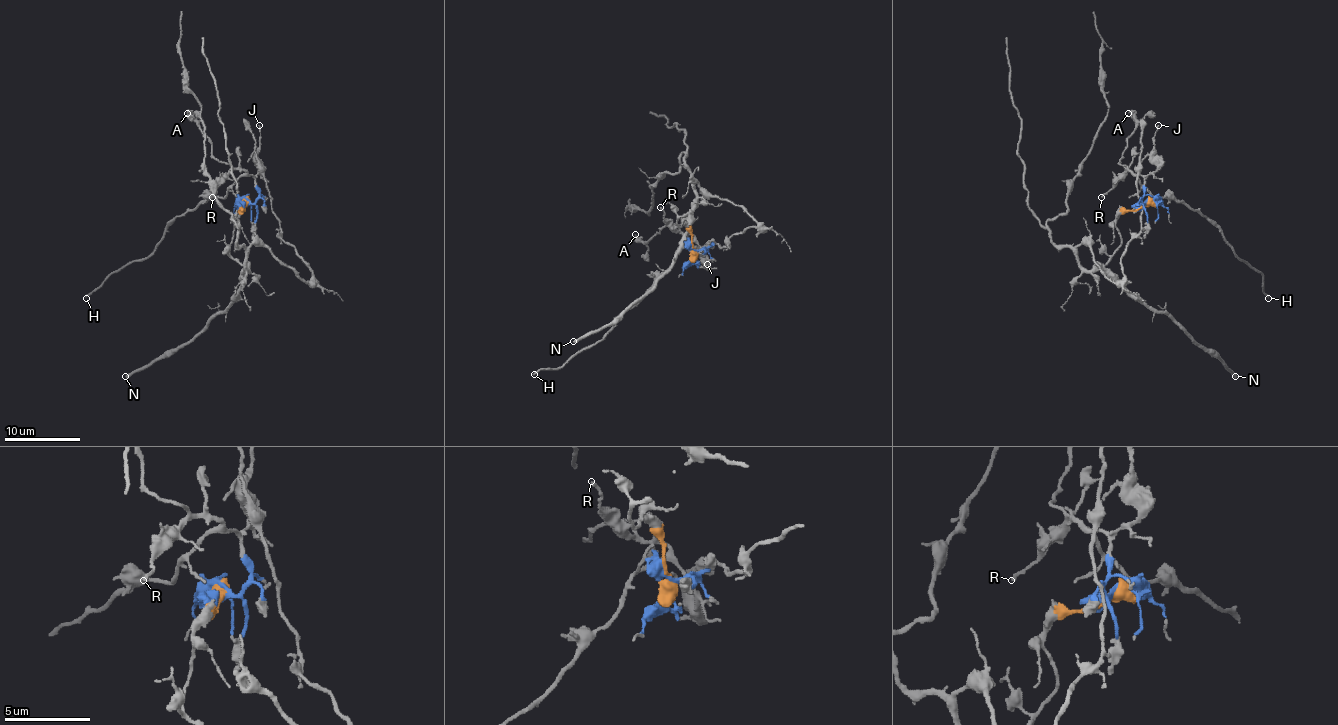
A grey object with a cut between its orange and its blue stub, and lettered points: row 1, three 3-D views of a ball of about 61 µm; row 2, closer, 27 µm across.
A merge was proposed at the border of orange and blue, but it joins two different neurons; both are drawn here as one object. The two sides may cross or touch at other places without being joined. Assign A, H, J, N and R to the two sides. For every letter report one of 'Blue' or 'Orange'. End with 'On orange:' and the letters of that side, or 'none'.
A: Blue
H: Blue
J: Blue
N: Orange
R: Blue
On orange: N

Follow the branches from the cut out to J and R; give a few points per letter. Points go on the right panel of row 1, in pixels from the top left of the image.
J: (1147, 199), (1143, 203), (1145, 178), (1156, 169), (1154, 131), (1158, 126)
R: (1147, 199), (1141, 201), (1143, 178), (1130, 169), (1102, 197)

